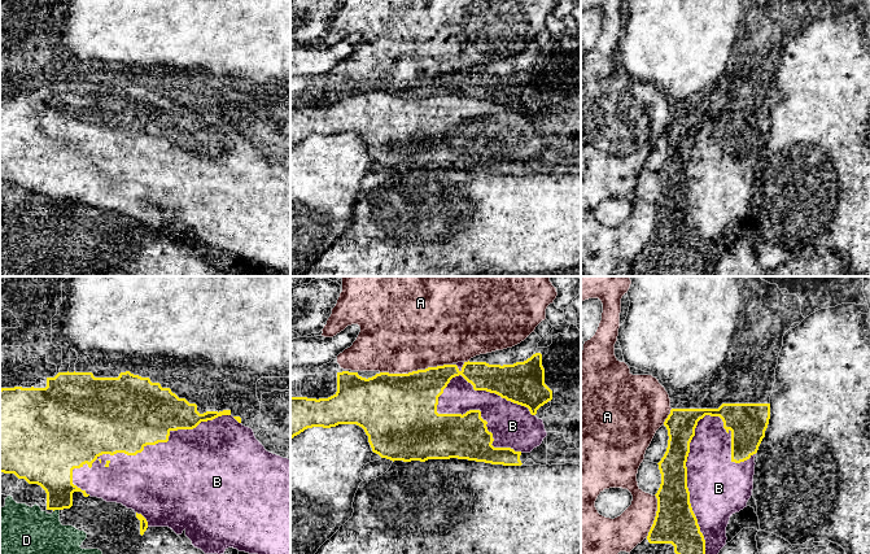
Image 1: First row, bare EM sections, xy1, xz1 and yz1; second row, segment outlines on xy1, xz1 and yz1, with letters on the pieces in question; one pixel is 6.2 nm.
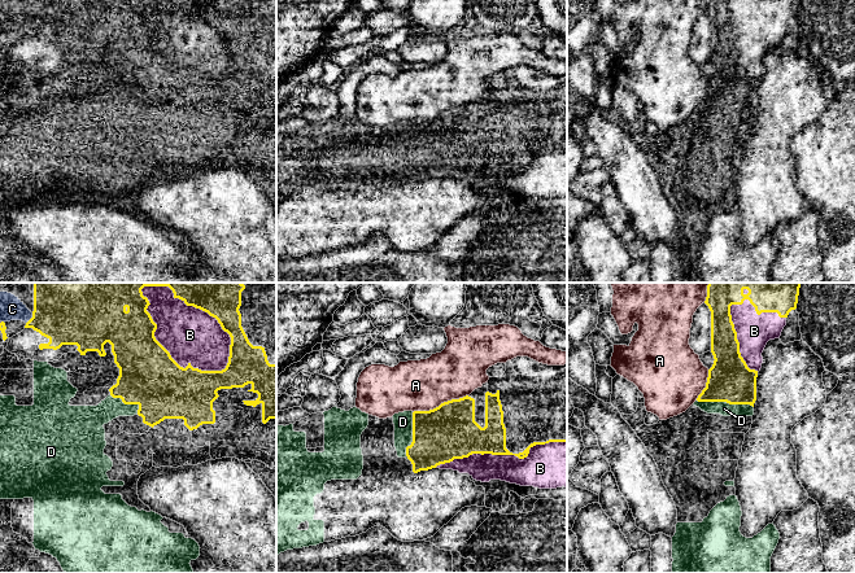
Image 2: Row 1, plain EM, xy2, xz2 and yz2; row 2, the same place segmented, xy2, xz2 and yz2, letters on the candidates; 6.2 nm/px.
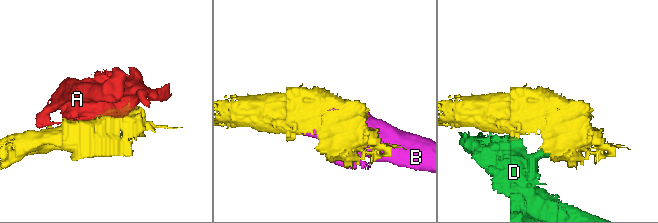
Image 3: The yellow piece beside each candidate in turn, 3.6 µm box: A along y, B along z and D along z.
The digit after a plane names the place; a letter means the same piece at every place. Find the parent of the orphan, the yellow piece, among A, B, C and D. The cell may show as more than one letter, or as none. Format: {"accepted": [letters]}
{"accepted": ["B"]}

